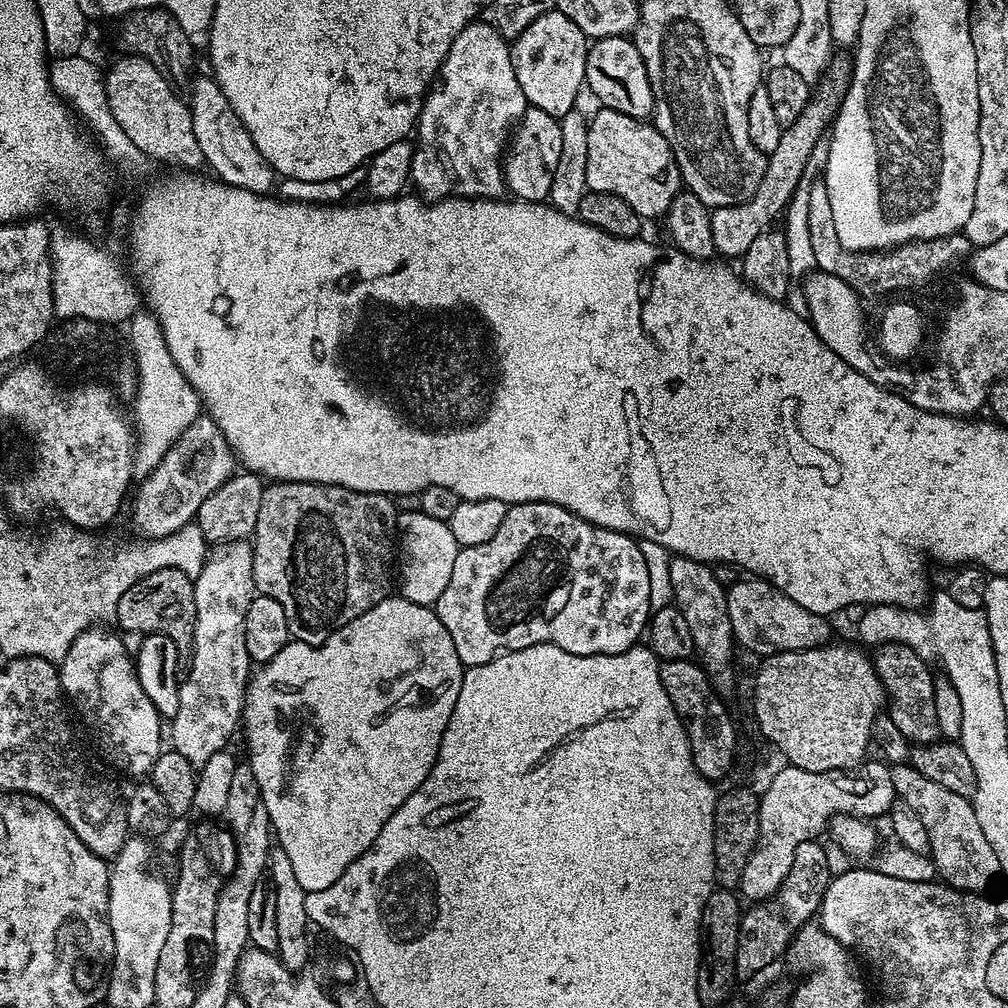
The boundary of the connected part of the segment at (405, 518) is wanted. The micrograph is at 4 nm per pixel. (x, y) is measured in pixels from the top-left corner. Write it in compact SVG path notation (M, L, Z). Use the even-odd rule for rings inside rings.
M419 510L401 511L398 516L398 536L399 595L415 604L434 606L438 598L442 598L442 590L446 590L446 585L450 582L454 558L458 558L461 550L451 532L449 521L432 518L430 514Z

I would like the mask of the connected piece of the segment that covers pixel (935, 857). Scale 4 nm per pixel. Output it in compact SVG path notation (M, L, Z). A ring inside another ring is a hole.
M911 763L893 764L891 769L897 797L916 811L918 819L926 825L926 835L930 837L928 852L943 883L960 892L991 893L991 888L1001 883L1000 867L986 834L982 834L982 826L978 826L971 799L946 790L946 786L926 778L926 774L913 768Z

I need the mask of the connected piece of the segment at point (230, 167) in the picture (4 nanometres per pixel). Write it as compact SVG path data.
M205 74L195 80L196 77L190 84L192 97L188 96L186 101L192 112L194 135L204 155L203 163L212 167L211 171L230 186L251 192L271 193L278 180L277 173L273 172L258 146L254 146L254 138L250 138L246 126L236 117L236 111L230 106L226 94L222 94L211 75Z

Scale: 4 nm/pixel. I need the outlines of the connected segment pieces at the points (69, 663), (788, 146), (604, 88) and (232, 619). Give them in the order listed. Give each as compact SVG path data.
M102 626L87 628L74 643L66 654L66 658L59 661L60 687L64 689L65 697L76 703L78 711L84 715L86 723L92 727L100 748L121 768L132 776L140 776L151 773L154 762L160 757L162 745L160 745L160 724L162 717L160 711L154 706L154 702L146 696L146 690L142 690L142 682L136 677L136 665L133 653L128 652L124 640L107 632Z
M844 54L833 55L828 61L828 69L821 74L811 89L806 110L802 110L796 121L784 128L782 138L778 142L778 150L767 153L768 165L752 199L734 206L711 209L710 230L713 231L713 246L720 256L722 254L736 258L744 257L754 239L771 229L783 217L806 170L806 162L810 162L810 154L818 144L818 138L831 129L832 121L836 118L836 112L840 109L840 103L844 101L848 84L852 80L851 59L847 55L840 55Z
M602 36L589 47L584 82L587 91L592 91L605 108L613 108L637 118L653 115L656 103L650 78L646 74L642 54L638 54L635 43L628 36Z
M222 540L219 541L207 553L205 564L202 566L201 573L195 578L194 583L194 610L196 617L190 629L192 635L192 665L188 668L188 677L183 677L180 685L180 697L178 698L178 714L171 720L170 728L172 728L172 744L171 747L184 758L190 761L192 765L199 766L206 762L206 758L210 758L210 754L218 754L225 751L229 747L228 739L232 735L237 735L238 729L242 724L244 714L244 693L248 691L248 682L250 679L250 661L246 654L246 610L250 610L250 602L256 592L256 583L254 582L254 554L252 553L252 540Z

